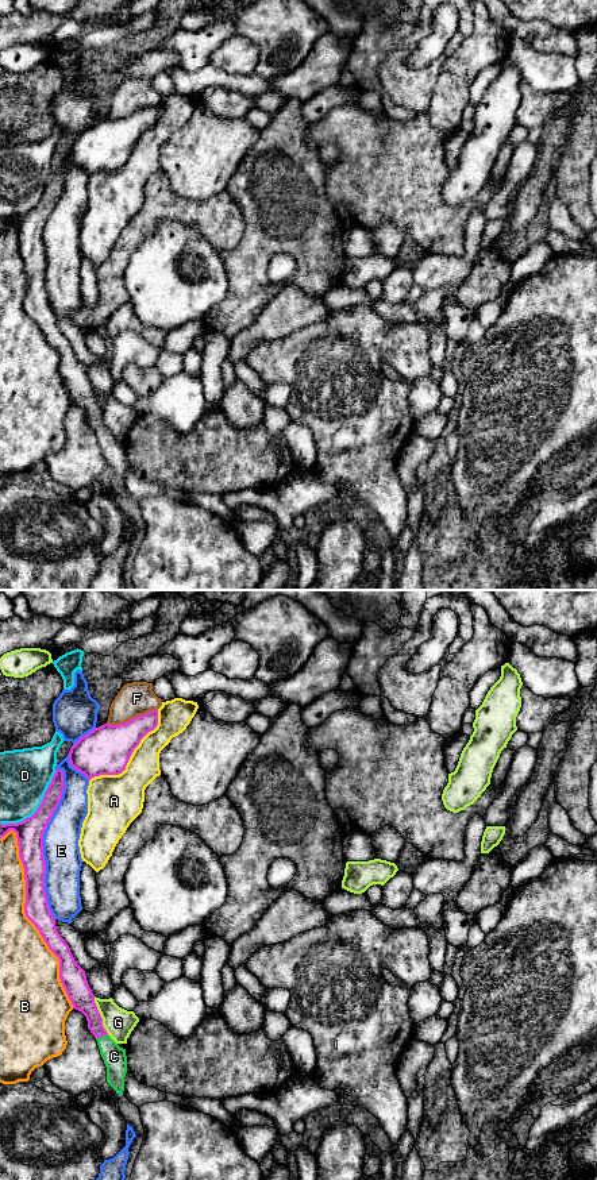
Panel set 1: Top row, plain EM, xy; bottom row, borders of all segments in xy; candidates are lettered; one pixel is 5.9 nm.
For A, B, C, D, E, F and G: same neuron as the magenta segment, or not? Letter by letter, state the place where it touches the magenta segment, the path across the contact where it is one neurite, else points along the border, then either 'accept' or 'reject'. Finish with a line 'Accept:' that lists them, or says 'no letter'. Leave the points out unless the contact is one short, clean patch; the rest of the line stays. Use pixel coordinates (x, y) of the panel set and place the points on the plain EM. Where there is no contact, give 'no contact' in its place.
A: contact xy (130, 151); reject
B: contact xy (27, 312); reject
C: contact xy (101, 431); way xy (83, 394), (101, 431), (114, 451); accept
D: contact xy (38, 204); reject
E: contact xy (42, 239); reject
F: contact xy (133, 114); reject
G: contact xy (100, 411); reject
Accept: C

